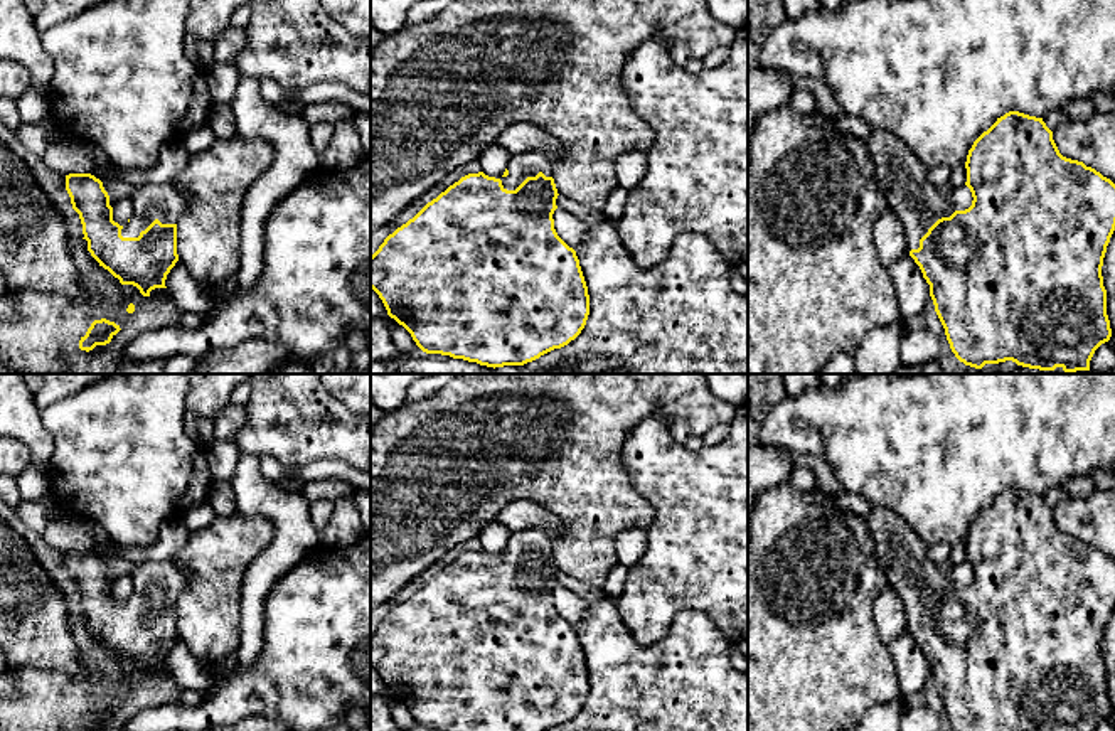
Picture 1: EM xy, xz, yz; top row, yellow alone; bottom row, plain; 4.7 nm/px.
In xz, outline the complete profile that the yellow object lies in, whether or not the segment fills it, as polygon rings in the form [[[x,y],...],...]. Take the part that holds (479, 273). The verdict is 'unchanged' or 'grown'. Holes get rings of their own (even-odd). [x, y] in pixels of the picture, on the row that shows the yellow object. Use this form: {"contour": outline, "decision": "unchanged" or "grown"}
{"contour": [[[531,150],[510,155],[500,179],[468,173],[389,234],[371,256],[371,288],[387,315],[403,325],[426,354],[487,367],[524,366],[574,340],[590,315],[588,286],[576,251],[556,232],[554,167],[561,158]]], "decision": "grown"}

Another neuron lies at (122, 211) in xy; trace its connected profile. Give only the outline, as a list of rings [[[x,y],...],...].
[[[120,199],[113,205],[113,221],[120,226],[125,226],[133,212],[133,199]]]

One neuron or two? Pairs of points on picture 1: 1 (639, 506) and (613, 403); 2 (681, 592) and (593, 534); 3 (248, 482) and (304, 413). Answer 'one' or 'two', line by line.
1: one
2: two
3: two

